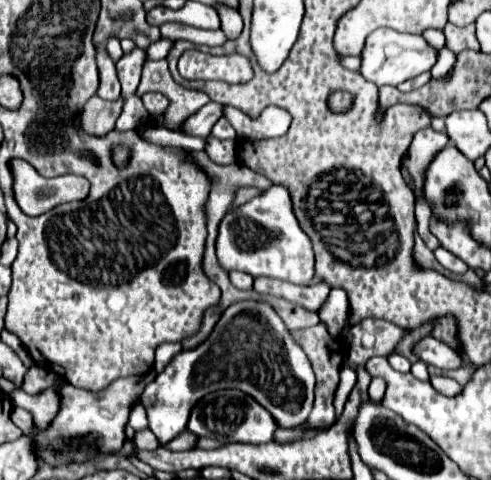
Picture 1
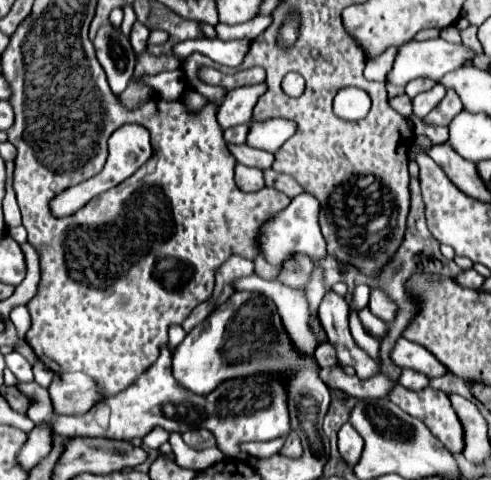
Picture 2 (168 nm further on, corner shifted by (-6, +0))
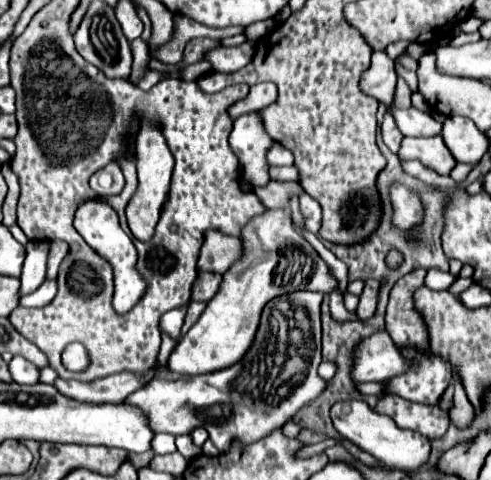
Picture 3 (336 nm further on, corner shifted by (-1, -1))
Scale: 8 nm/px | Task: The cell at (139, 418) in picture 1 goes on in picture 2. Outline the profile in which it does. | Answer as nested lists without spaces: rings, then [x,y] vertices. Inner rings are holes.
[[[153,428],[145,438],[143,438],[143,444],[147,446],[147,448],[153,448],[153,450],[157,450],[163,442],[167,442],[169,440],[169,432],[165,430],[165,428]]]

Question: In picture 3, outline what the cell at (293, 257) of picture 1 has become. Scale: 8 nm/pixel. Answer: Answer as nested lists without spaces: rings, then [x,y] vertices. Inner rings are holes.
[[[302,193],[300,195],[300,211],[304,215],[306,229],[316,235],[320,229],[320,205],[318,205],[318,201],[312,199],[308,193]]]

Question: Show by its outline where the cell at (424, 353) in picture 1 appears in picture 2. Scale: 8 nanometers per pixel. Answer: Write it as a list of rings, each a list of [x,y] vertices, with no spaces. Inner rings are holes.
[[[407,338],[397,340],[397,344],[391,352],[391,358],[401,368],[419,370],[419,372],[427,374],[429,378],[447,374],[447,368],[443,368],[443,364],[439,364],[439,360],[435,360],[435,356],[431,356],[431,352],[427,352],[427,348],[423,348],[419,344],[411,344]]]

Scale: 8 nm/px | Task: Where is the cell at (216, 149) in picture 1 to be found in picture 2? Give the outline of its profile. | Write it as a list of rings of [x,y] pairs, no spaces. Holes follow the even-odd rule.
[[[241,162],[235,164],[235,180],[237,180],[237,186],[245,192],[253,192],[253,190],[259,190],[265,186],[261,170],[251,168],[251,166],[243,166]]]

